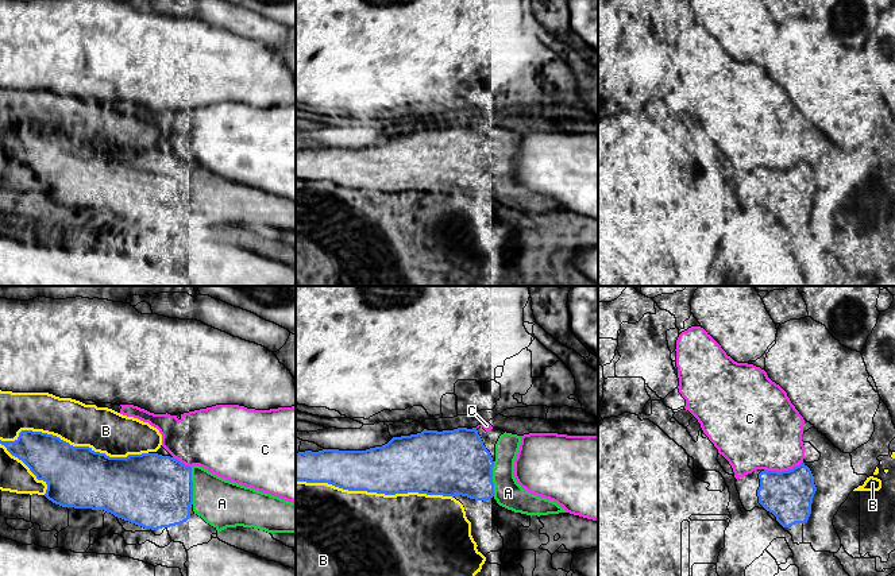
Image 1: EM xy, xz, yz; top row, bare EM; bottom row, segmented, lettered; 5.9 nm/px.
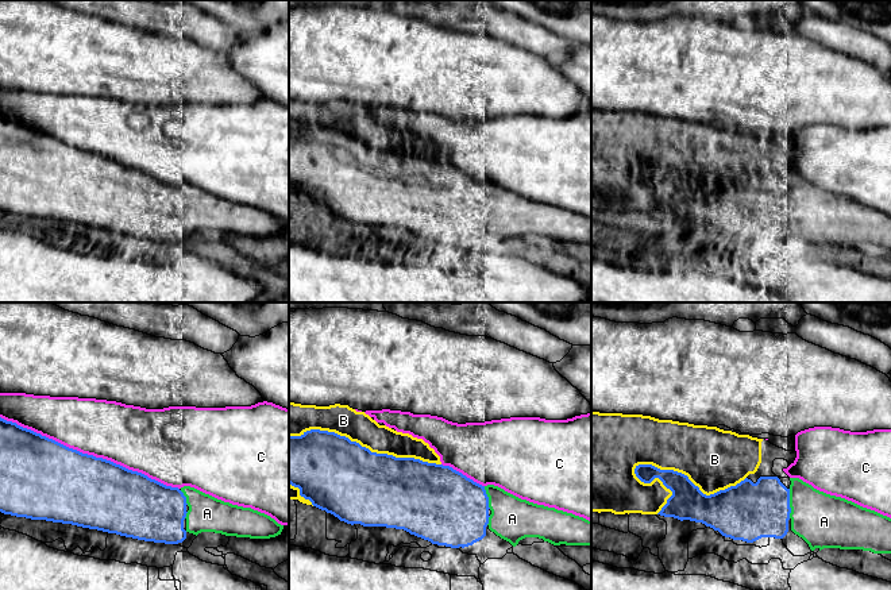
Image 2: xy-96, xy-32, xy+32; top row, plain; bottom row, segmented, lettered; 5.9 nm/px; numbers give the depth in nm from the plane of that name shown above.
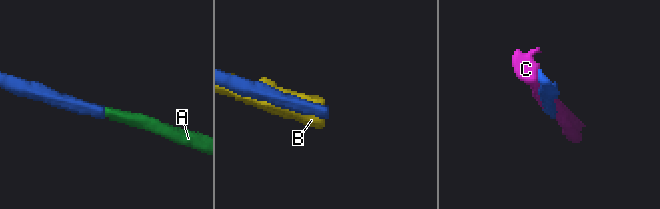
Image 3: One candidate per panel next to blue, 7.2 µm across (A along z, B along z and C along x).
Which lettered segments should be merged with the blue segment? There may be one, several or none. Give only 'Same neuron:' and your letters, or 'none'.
Same neuron: A

